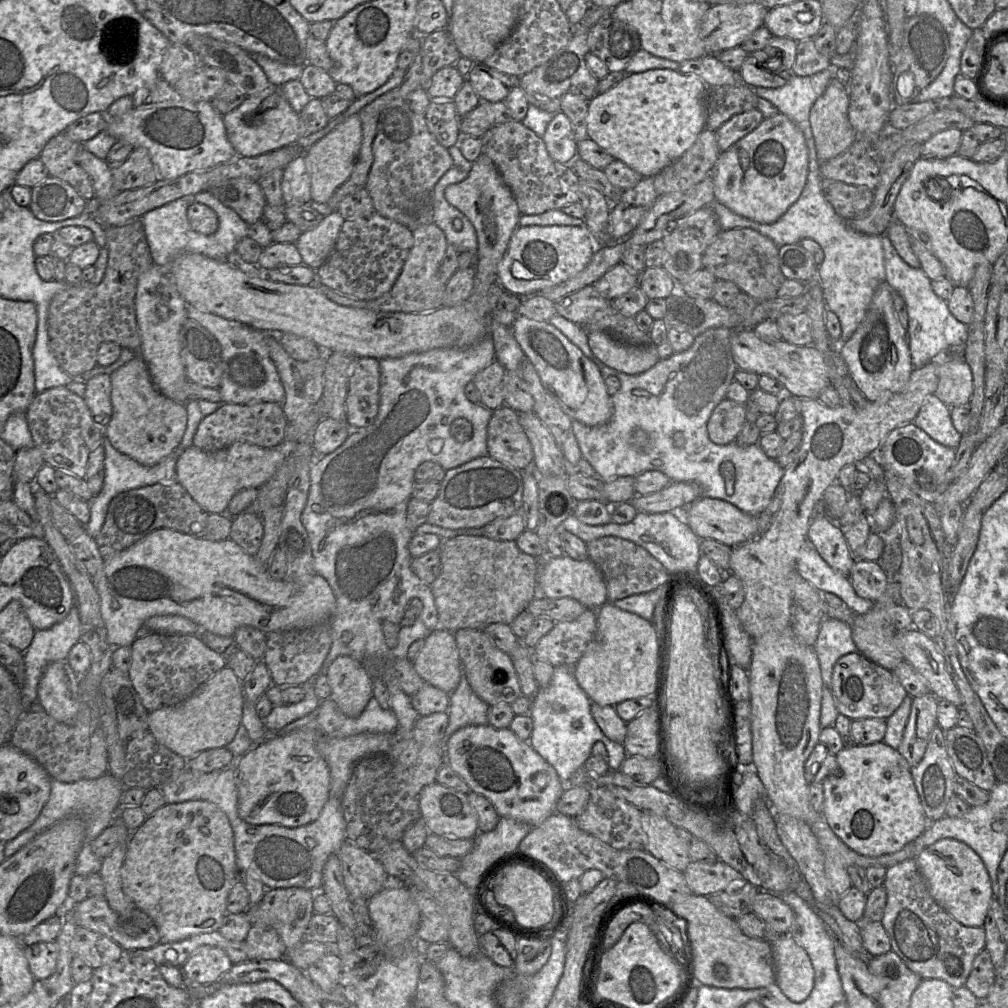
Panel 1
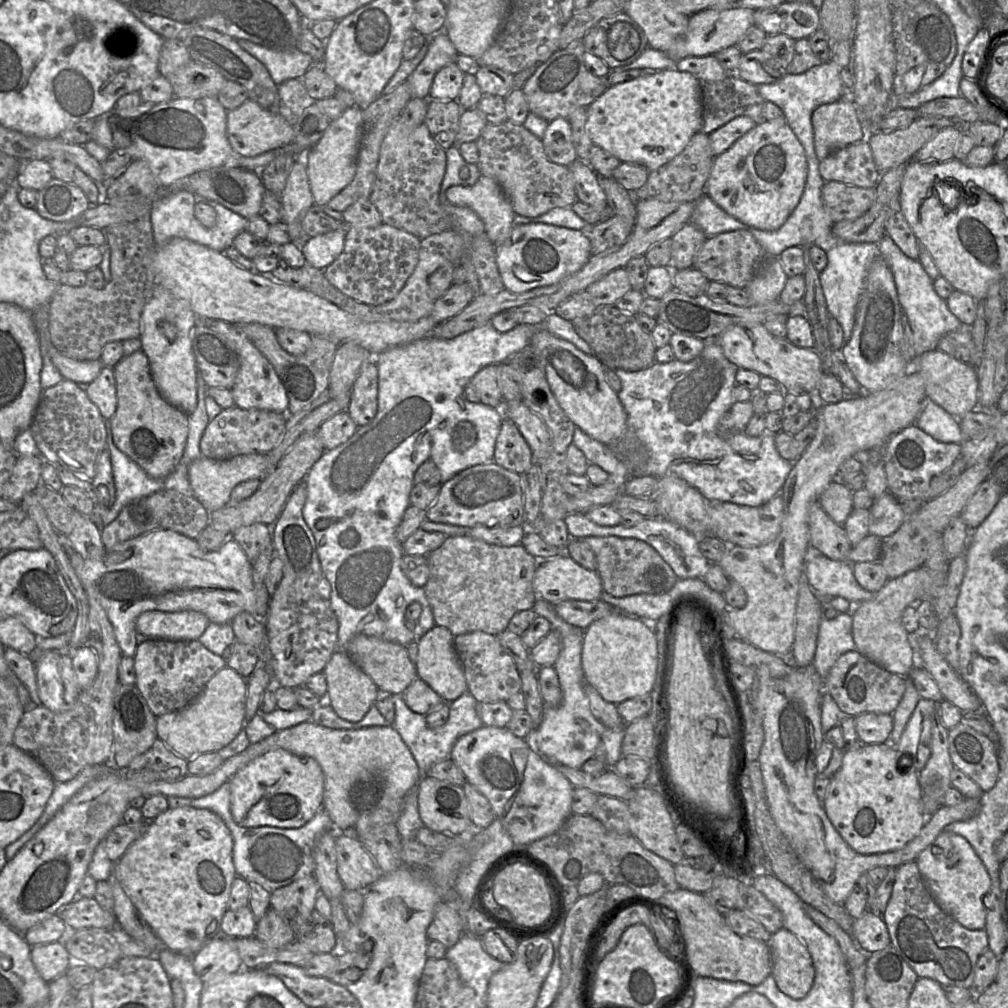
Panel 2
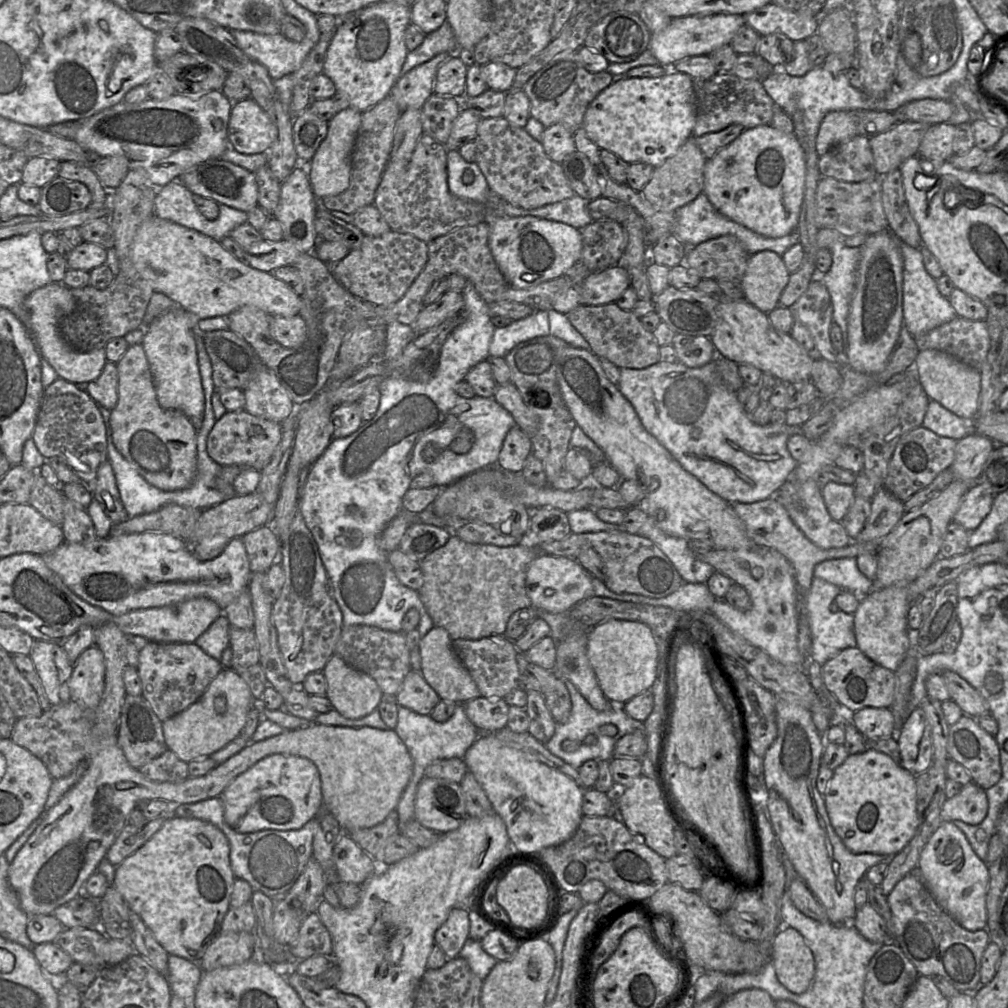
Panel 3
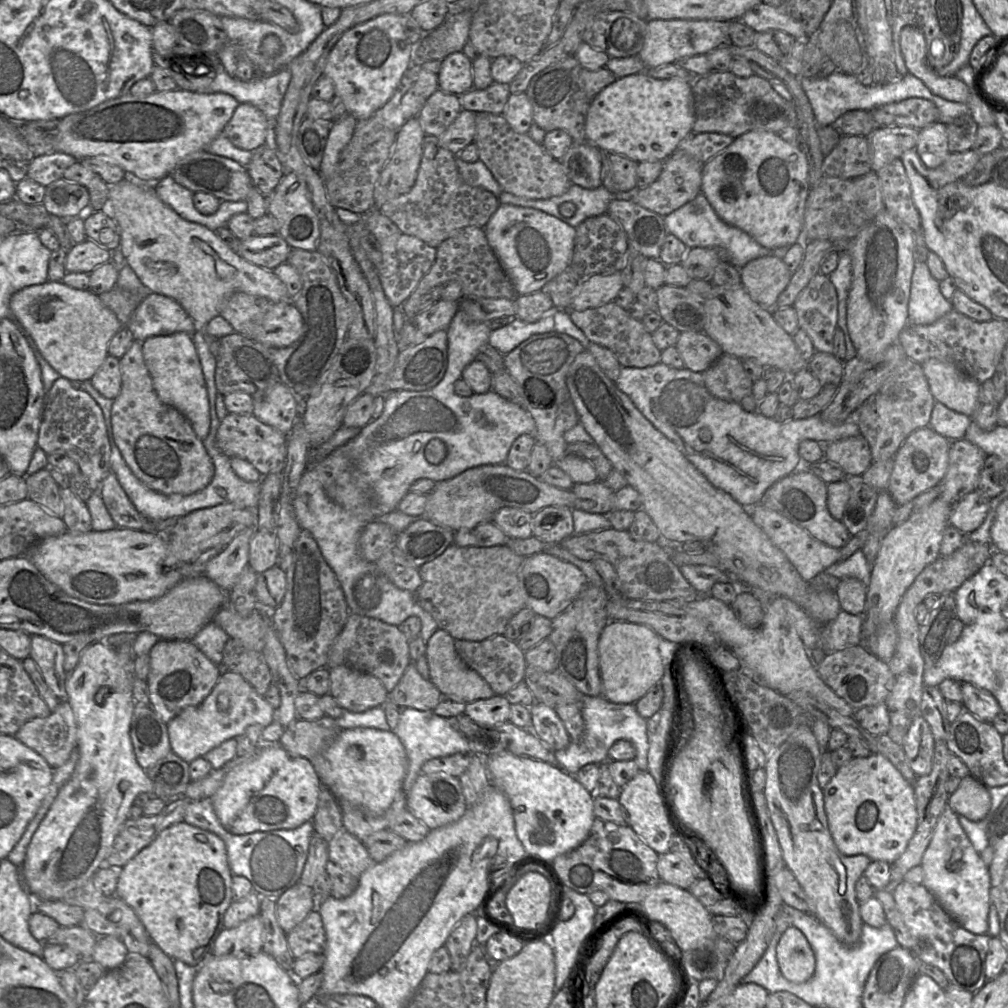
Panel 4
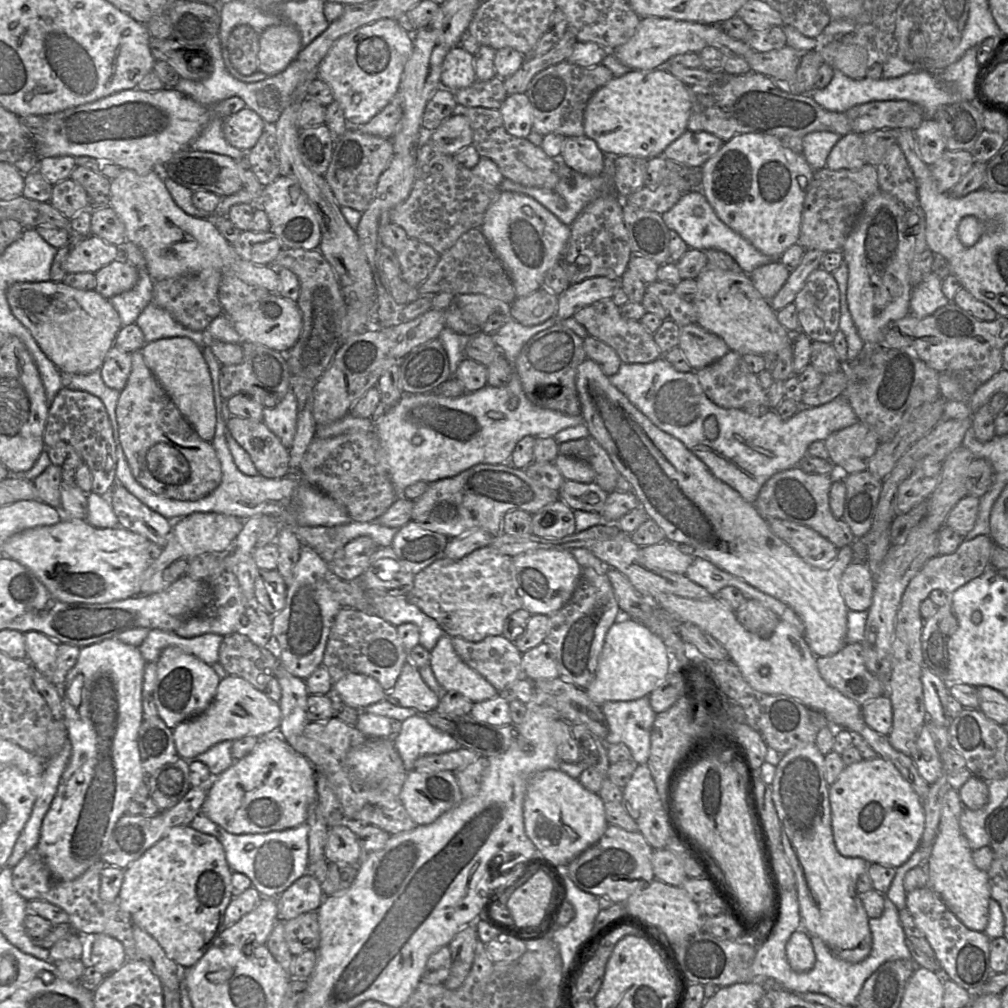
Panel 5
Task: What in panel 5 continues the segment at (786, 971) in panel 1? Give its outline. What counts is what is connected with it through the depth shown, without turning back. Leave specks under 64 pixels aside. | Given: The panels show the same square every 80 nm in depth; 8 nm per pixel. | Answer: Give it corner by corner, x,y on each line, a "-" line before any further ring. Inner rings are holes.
803,928
796,930
786,944
786,957
791,969
798,973
810,971
816,956
810,935

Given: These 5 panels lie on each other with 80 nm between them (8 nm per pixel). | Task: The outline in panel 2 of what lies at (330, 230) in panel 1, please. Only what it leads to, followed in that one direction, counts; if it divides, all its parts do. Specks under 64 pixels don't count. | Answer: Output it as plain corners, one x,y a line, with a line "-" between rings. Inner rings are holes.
341,227
325,234
306,237
300,243
306,262
318,269
325,269
343,251
346,231
346,227

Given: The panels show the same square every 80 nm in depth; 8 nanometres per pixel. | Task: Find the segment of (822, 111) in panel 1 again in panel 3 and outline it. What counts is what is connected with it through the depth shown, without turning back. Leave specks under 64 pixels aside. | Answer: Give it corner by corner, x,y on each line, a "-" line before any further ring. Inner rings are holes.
856,111
829,112
819,127
816,138
817,154
821,157
833,146
857,135

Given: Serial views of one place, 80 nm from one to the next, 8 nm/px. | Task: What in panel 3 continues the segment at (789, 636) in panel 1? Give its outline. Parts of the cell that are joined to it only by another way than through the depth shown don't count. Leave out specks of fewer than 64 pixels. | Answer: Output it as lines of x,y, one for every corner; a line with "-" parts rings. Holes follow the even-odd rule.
776,697
775,710
777,736
763,756
763,777
768,792
769,819
783,852
791,861
798,876
824,907
829,922
835,925
850,924
857,912
854,900
856,885
866,877
871,867
888,861
890,857
875,853
854,854
847,849
834,831
825,808
824,797
816,787
816,778
826,743
825,735
817,730
811,712
806,707
-
974,781
962,785
960,791
947,798
941,808
941,821
961,820
971,825
981,823
987,815
988,799
985,789

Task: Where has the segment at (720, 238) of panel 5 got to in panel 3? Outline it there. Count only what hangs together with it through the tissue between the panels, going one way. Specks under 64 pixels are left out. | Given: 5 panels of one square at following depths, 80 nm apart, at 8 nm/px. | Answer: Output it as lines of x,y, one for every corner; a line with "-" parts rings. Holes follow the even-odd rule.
703,192
692,202
675,211
675,223
672,234
674,234
688,248
695,247
707,240
718,238
720,236
732,235
742,243
749,255
761,251
772,251
782,256
789,248
800,242
797,228
790,234
780,238
767,238
755,233
719,213

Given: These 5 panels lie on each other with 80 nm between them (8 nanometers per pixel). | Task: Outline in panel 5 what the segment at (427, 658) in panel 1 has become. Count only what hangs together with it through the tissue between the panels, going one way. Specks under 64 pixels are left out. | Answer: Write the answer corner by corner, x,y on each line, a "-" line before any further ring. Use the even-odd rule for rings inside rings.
443,635
430,654
432,671
447,692
459,692
474,703
498,695
499,692
482,675
460,658
449,635

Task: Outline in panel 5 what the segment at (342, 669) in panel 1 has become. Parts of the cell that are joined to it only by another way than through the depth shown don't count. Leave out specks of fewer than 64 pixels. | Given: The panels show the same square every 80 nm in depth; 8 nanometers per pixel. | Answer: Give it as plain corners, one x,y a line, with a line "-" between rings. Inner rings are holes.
359,673
347,674
335,682
333,693
343,703
357,710
387,698
387,692
375,678

